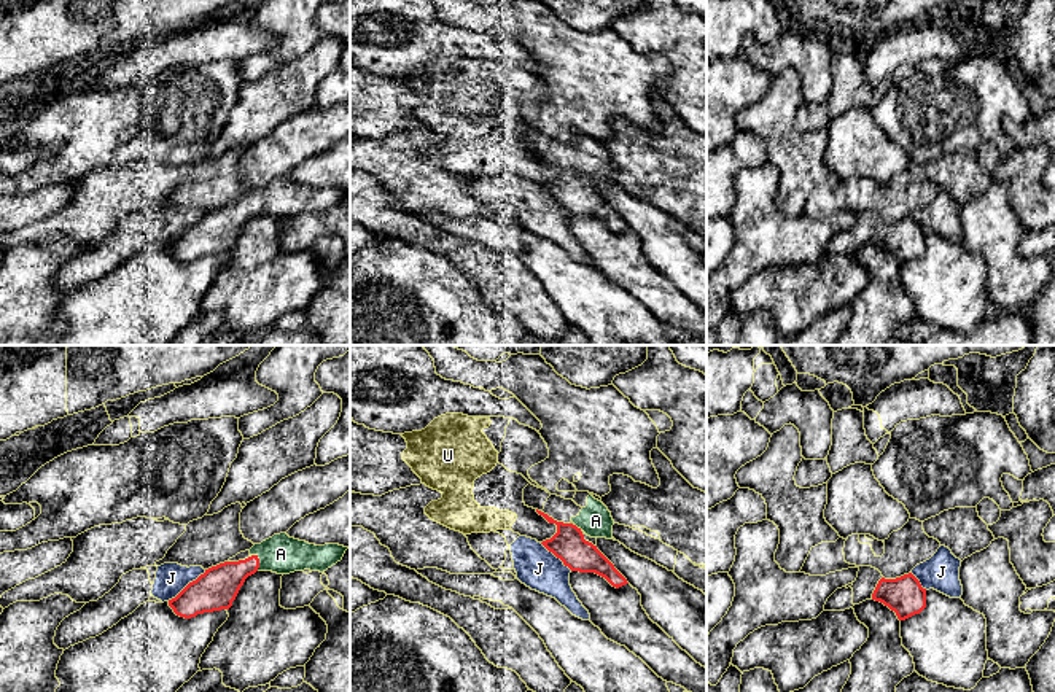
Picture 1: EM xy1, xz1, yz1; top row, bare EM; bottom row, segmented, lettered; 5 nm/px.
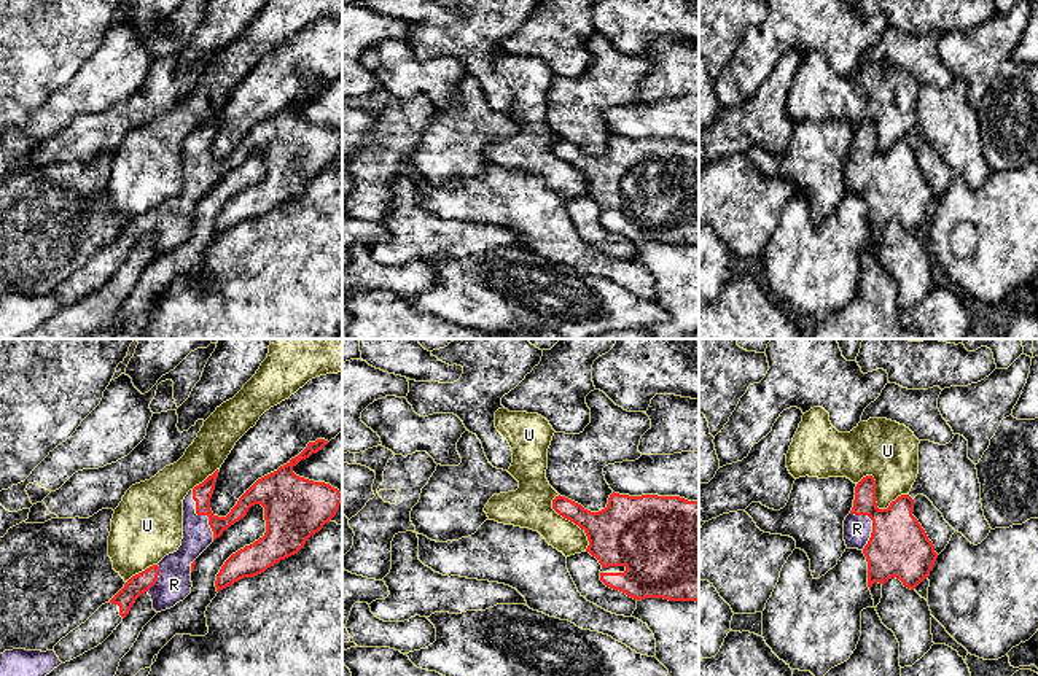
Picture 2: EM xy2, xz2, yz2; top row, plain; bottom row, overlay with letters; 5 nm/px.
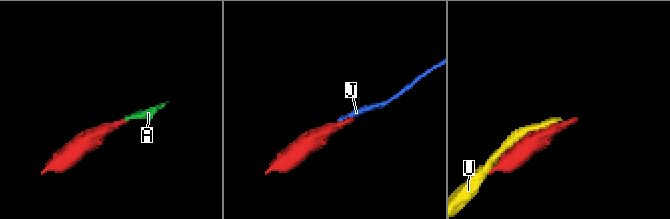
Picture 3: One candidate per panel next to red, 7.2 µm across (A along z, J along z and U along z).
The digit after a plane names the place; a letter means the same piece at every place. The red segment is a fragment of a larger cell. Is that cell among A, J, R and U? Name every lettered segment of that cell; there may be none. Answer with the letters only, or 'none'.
A, R

